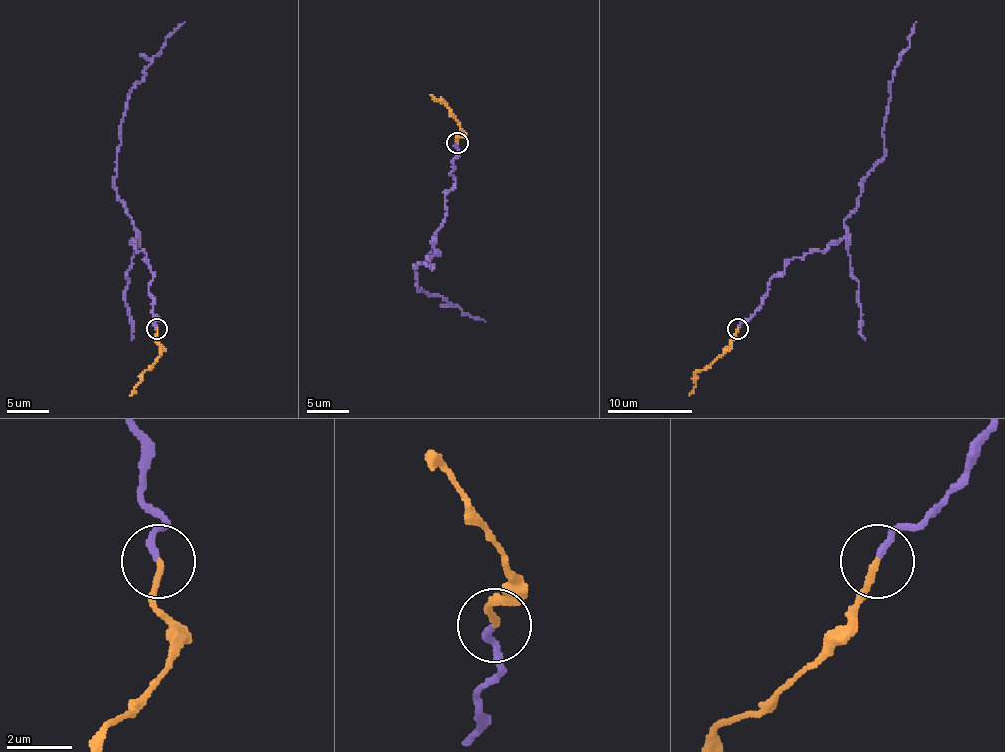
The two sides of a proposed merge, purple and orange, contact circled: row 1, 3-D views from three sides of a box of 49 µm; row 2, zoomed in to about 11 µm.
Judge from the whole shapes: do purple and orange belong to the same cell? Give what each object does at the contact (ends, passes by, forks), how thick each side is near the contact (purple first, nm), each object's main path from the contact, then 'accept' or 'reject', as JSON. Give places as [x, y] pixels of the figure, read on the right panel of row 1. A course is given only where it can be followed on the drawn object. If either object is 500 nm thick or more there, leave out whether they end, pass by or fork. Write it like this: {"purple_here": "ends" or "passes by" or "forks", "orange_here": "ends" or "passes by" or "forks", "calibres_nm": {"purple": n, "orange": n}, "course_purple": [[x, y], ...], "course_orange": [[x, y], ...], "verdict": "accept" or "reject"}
{"purple_here": "ends", "orange_here": "ends", "calibres_nm": {"purple": 190, "orange": 190}, "course_purple": [[738, 329], [791, 259], [846, 234], [844, 221], [857, 206], [863, 179], [884, 156], [890, 81], [916, 22]], "course_orange": [[738, 329], [729, 346], [695, 374], [695, 387], [689, 395]], "verdict": "reject"}

